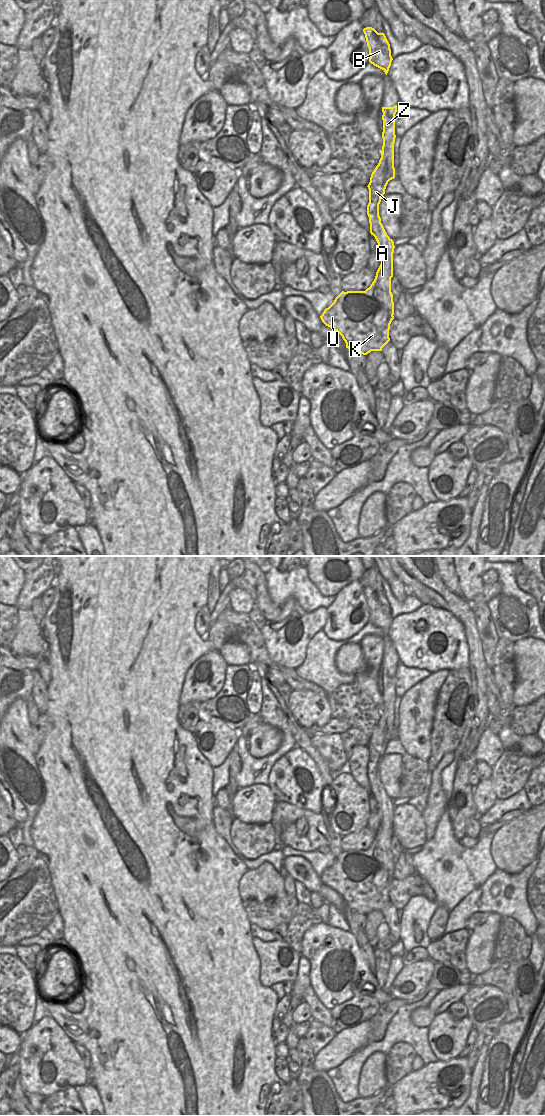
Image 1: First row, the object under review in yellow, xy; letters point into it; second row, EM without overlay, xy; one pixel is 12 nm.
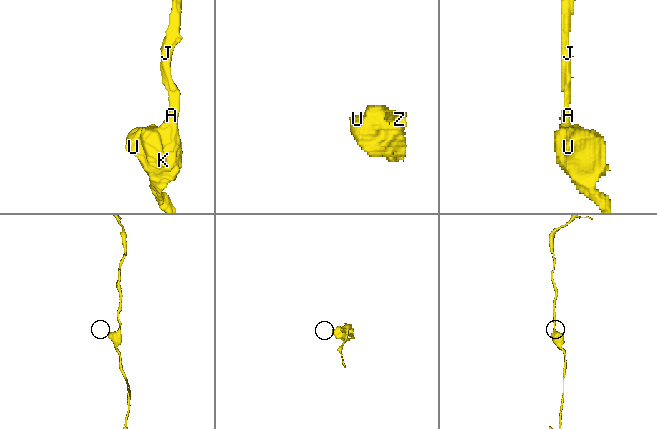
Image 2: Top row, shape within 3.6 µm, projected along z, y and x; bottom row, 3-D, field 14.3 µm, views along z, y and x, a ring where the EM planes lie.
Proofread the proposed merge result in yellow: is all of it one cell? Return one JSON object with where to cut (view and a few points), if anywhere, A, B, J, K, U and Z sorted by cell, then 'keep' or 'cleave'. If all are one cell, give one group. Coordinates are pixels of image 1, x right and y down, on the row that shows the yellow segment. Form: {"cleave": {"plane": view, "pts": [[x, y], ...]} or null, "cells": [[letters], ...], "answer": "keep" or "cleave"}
{"cleave": null, "cells": [["A", "B", "J", "K", "U", "Z"]], "answer": "keep"}

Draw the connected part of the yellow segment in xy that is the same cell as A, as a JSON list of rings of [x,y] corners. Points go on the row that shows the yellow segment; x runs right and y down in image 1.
[[[397,105],[382,107],[382,112],[382,154],[367,186],[370,233],[375,237],[382,254],[381,264],[369,288],[365,291],[342,291],[320,316],[326,326],[342,336],[346,348],[363,355],[371,351],[382,351],[390,341],[390,324],[394,319],[391,278],[395,246],[381,223],[379,204],[388,182],[395,178],[394,143]]]

